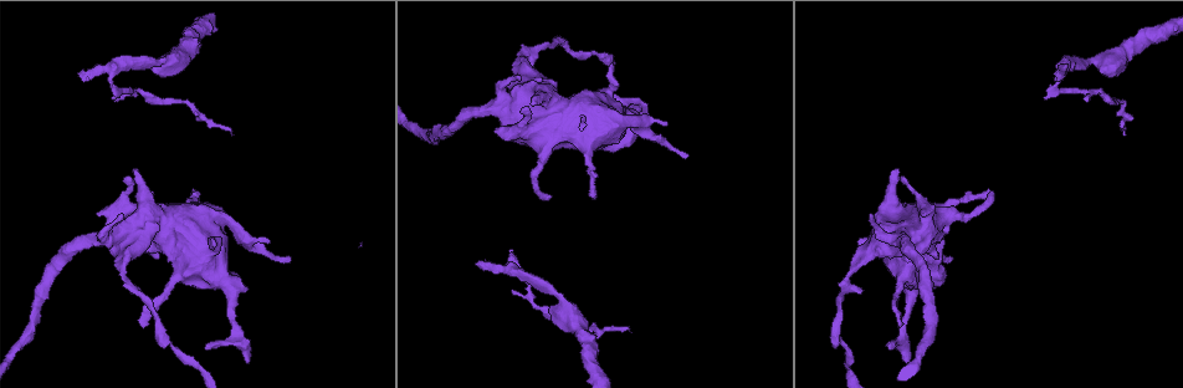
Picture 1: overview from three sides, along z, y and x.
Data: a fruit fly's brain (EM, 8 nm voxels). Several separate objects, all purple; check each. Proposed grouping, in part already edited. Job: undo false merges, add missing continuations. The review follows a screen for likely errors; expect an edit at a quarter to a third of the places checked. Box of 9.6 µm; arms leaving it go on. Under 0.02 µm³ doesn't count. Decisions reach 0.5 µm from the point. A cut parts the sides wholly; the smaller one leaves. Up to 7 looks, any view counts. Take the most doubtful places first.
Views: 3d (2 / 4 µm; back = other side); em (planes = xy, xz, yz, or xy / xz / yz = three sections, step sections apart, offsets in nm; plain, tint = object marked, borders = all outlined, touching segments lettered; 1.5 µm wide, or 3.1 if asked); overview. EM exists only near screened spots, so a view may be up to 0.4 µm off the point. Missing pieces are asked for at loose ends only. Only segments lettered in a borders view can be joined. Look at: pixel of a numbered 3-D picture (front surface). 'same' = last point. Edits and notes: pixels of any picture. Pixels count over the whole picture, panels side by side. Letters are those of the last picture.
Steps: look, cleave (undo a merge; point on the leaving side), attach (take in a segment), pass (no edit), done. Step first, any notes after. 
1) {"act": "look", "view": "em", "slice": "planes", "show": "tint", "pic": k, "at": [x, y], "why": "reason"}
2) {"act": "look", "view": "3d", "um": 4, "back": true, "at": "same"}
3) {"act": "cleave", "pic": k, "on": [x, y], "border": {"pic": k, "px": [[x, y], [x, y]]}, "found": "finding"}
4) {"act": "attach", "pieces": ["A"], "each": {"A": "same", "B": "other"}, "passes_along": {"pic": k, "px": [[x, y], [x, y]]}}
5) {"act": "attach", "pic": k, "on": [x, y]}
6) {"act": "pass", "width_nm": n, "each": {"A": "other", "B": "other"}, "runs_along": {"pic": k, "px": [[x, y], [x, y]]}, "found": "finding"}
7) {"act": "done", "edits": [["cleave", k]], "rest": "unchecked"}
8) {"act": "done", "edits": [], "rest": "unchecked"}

{"act": "look", "view": "em", "slice": "planes", "show": "tint", "pic": 1, "at": [629, 329]}

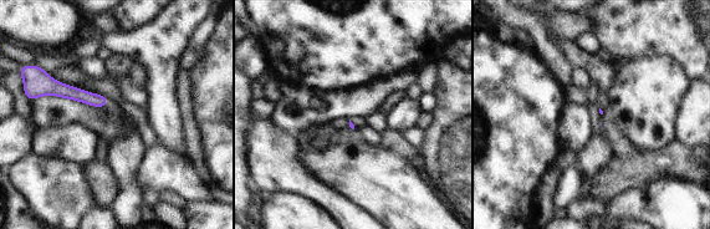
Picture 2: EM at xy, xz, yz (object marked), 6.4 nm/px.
{"act": "look", "view": "em", "slice": "planes", "show": "borders", "at": "same", "why": "see the neighbours"}

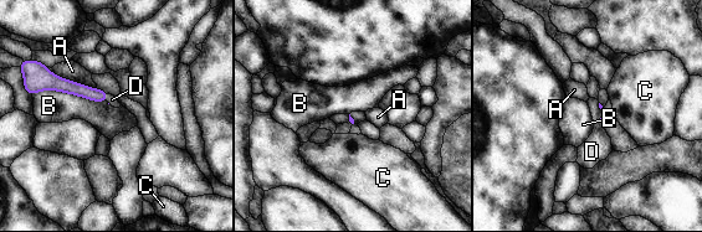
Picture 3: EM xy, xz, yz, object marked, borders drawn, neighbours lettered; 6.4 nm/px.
{"act": "attach", "pieces": ["D"], "each": {"A": "other", "B": "other", "C": "other", "D": "same"}, "passes_along": {"pic": 3, "px": [[71, 87], [107, 98], [112, 99]]}, "found": "the cell continues"}

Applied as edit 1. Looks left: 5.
{"act": "look", "view": "em", "slice": "planes", "show": "borders", "pic": 1, "at": [204, 348], "why": "free end"}

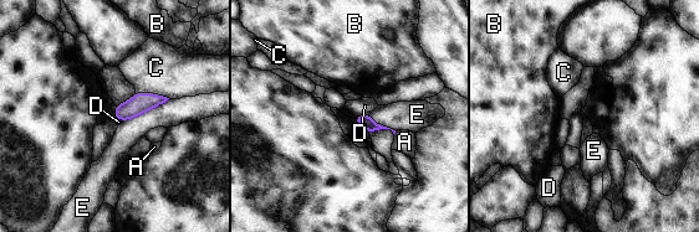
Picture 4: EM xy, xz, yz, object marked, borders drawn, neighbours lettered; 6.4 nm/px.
{"act": "pass", "width_nm": 90, "each": {"A": "other", "B": "other", "C": "other", "D": "other", "E": "other"}, "found": "none of them fits"}

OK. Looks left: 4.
{"act": "look", "view": "em", "slice": "planes", "show": "borders", "pic": 1, "at": [1056, 74], "why": "an open end"}

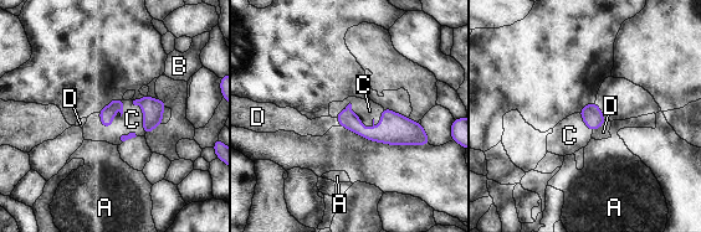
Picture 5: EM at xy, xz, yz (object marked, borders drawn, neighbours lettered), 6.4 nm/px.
{"act": "attach", "pieces": ["C"], "each": {"A": "other", "B": "other", "C": "same", "D": "other"}, "passes_along": {"pic": 5, "px": [[394, 129], [361, 123], [369, 111]]}, "found": "the cell continues"}

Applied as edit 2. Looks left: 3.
{"act": "done", "edits": [["attach", 3], ["attach", 5]], "rest": "unchecked"}

